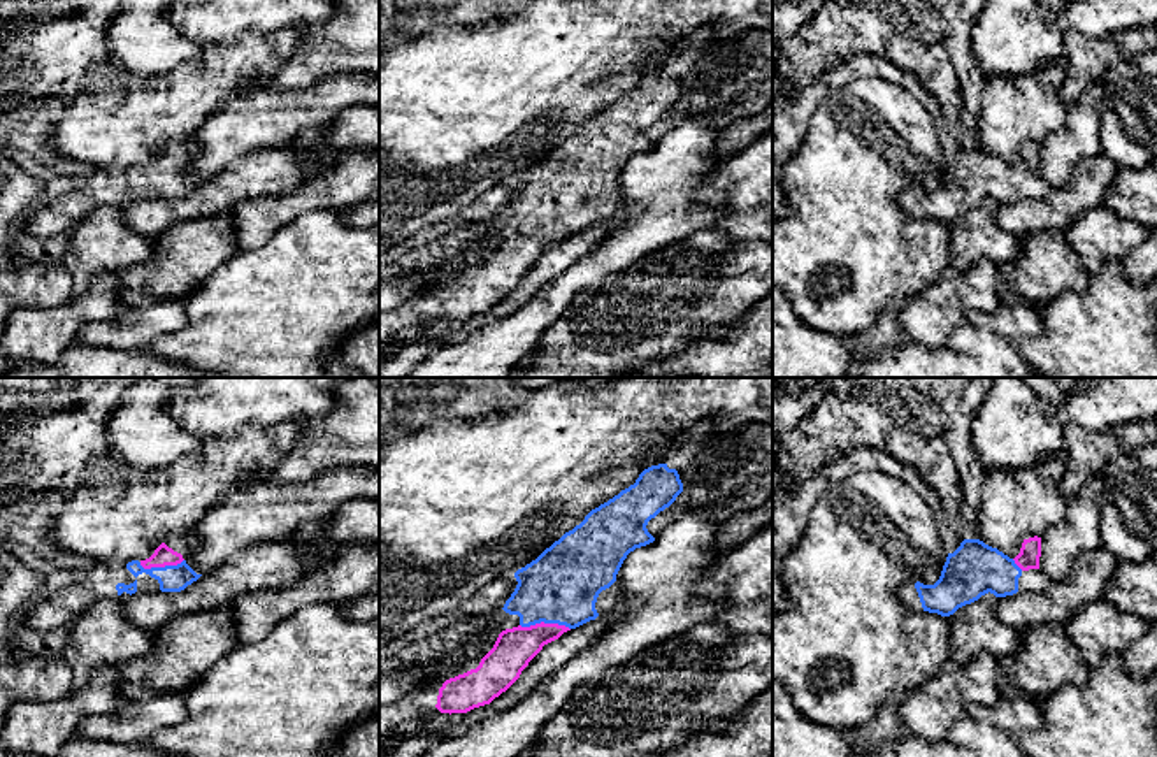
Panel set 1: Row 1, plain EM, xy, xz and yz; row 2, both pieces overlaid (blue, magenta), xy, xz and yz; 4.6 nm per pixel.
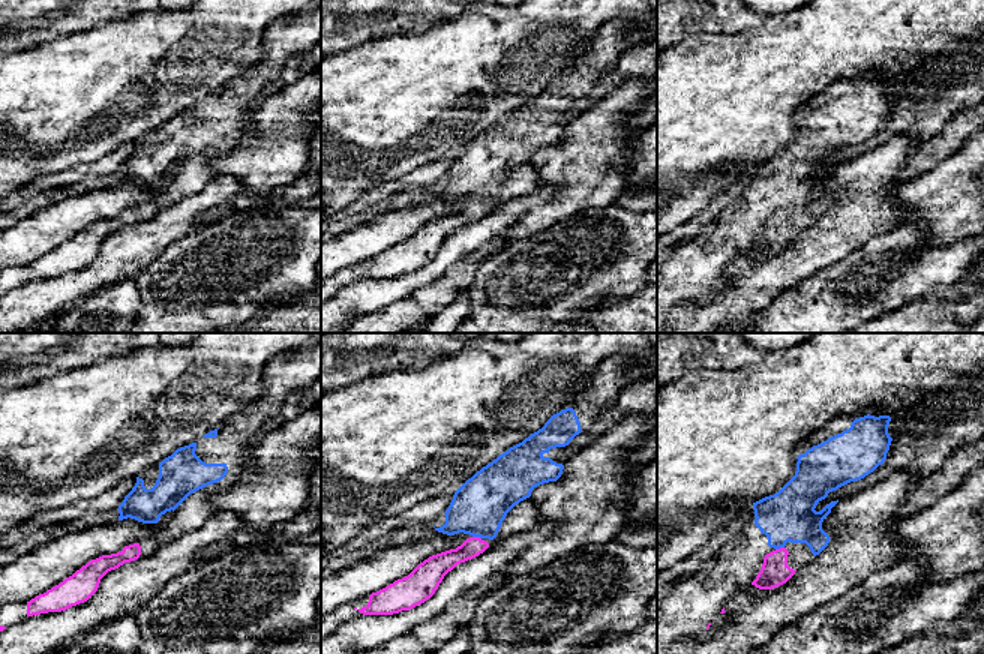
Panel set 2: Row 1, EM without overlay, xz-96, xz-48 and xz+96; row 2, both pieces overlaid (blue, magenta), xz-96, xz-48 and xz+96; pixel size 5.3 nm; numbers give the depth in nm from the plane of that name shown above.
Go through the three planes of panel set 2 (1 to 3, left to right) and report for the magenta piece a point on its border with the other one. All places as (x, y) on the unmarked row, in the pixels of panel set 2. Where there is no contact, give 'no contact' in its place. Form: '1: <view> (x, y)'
1: no contact
2: xz-48 (477, 200)
3: xz+96 (779, 212)

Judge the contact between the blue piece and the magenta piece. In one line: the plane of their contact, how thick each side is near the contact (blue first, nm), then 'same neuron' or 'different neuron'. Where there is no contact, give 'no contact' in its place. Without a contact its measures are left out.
meets blue in xz; 340 nm thick on the blue side, 180 nm on the other; same neuron

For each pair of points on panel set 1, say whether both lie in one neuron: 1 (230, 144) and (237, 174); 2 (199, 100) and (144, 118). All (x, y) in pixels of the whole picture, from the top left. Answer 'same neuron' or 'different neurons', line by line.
1: different neurons
2: same neuron

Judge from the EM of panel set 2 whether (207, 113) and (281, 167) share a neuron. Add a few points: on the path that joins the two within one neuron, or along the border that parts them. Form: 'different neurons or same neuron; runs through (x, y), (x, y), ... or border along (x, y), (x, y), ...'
different neurons; border along (257, 105), (245, 116), (242, 126)

